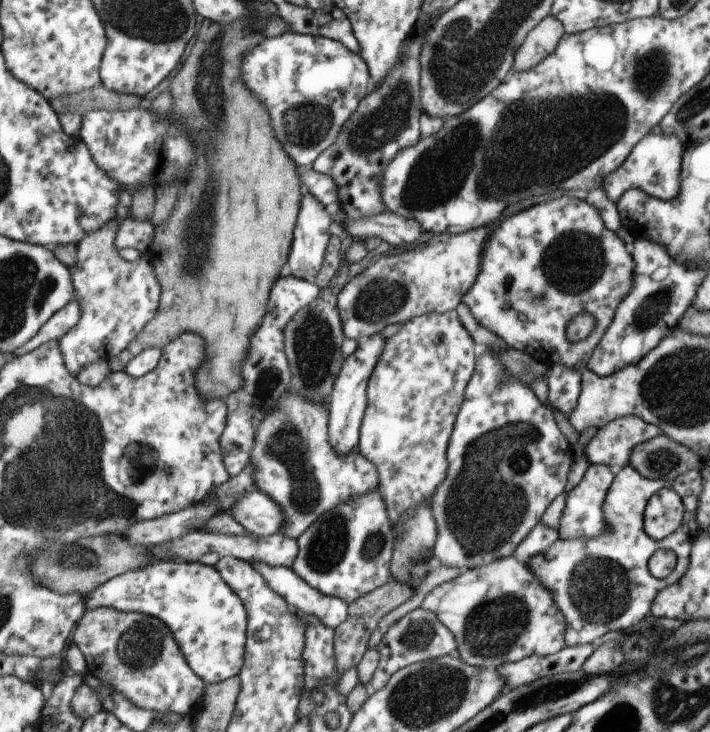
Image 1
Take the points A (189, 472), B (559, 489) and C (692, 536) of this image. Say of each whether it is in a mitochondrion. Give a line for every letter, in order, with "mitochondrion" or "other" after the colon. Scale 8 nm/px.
A: other
B: other
C: other

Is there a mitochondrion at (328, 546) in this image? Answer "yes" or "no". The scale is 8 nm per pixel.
yes

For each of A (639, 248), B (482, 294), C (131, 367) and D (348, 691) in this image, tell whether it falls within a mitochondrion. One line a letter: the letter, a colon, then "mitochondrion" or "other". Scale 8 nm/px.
A: other
B: other
C: other
D: other

